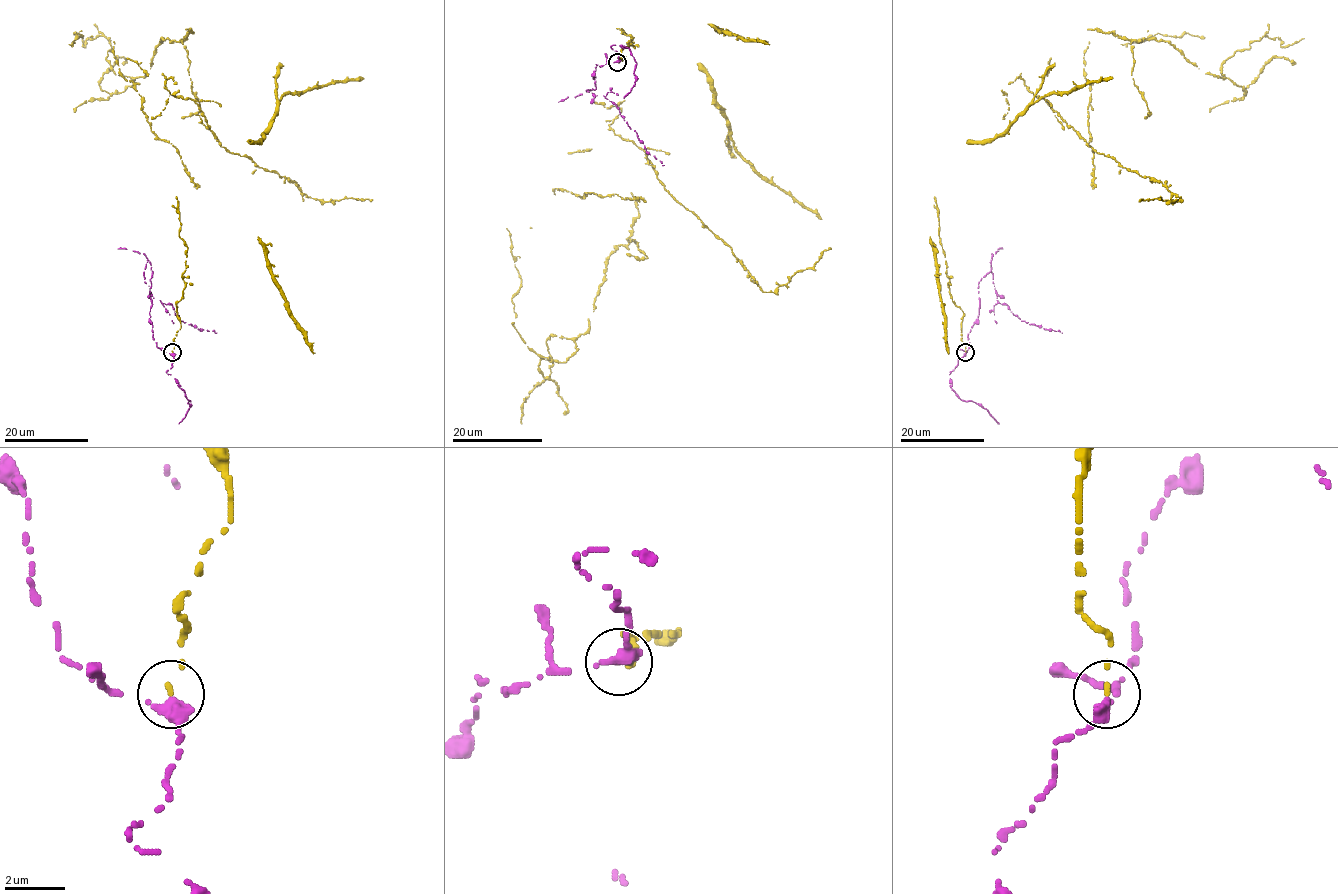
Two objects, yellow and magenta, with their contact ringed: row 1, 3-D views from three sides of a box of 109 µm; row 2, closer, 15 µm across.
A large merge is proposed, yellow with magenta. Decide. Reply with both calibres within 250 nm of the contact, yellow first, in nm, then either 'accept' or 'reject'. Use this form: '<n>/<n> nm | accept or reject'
110/480 nm | reject

